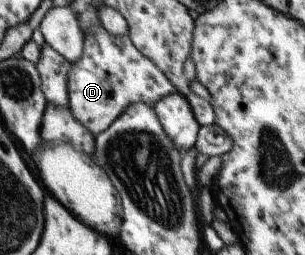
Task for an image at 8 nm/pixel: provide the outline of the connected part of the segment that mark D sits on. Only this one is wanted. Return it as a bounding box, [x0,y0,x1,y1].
[68,25,178,136]

